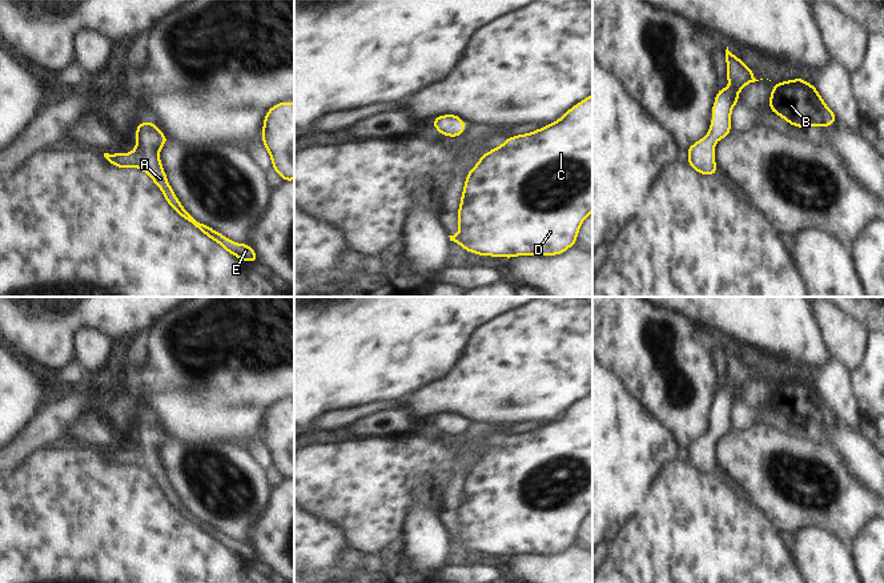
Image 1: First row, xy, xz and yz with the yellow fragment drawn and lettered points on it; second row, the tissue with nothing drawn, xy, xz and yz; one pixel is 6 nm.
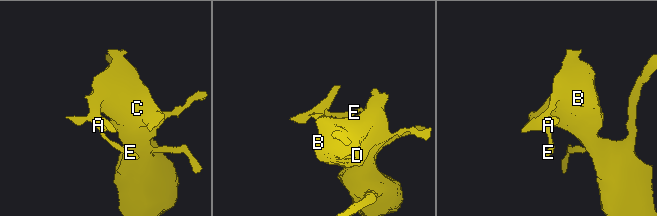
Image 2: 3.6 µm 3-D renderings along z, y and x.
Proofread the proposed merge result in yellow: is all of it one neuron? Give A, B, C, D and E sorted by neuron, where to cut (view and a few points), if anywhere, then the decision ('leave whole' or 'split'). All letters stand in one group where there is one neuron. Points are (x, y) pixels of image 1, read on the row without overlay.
A B C D E | no cut | leave whole

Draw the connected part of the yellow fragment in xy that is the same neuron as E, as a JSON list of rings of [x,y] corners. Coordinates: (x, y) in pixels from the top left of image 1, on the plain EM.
[[[140,421],[136,425],[136,446],[130,451],[104,451],[104,455],[118,466],[134,465],[149,473],[154,482],[161,487],[166,500],[194,526],[200,527],[205,534],[218,540],[228,551],[238,555],[242,559],[257,560],[254,548],[245,542],[237,542],[224,535],[221,531],[213,528],[208,523],[200,522],[194,518],[177,498],[173,487],[170,486],[161,458],[158,455],[160,449],[166,441],[168,435],[161,431],[153,421]]]

